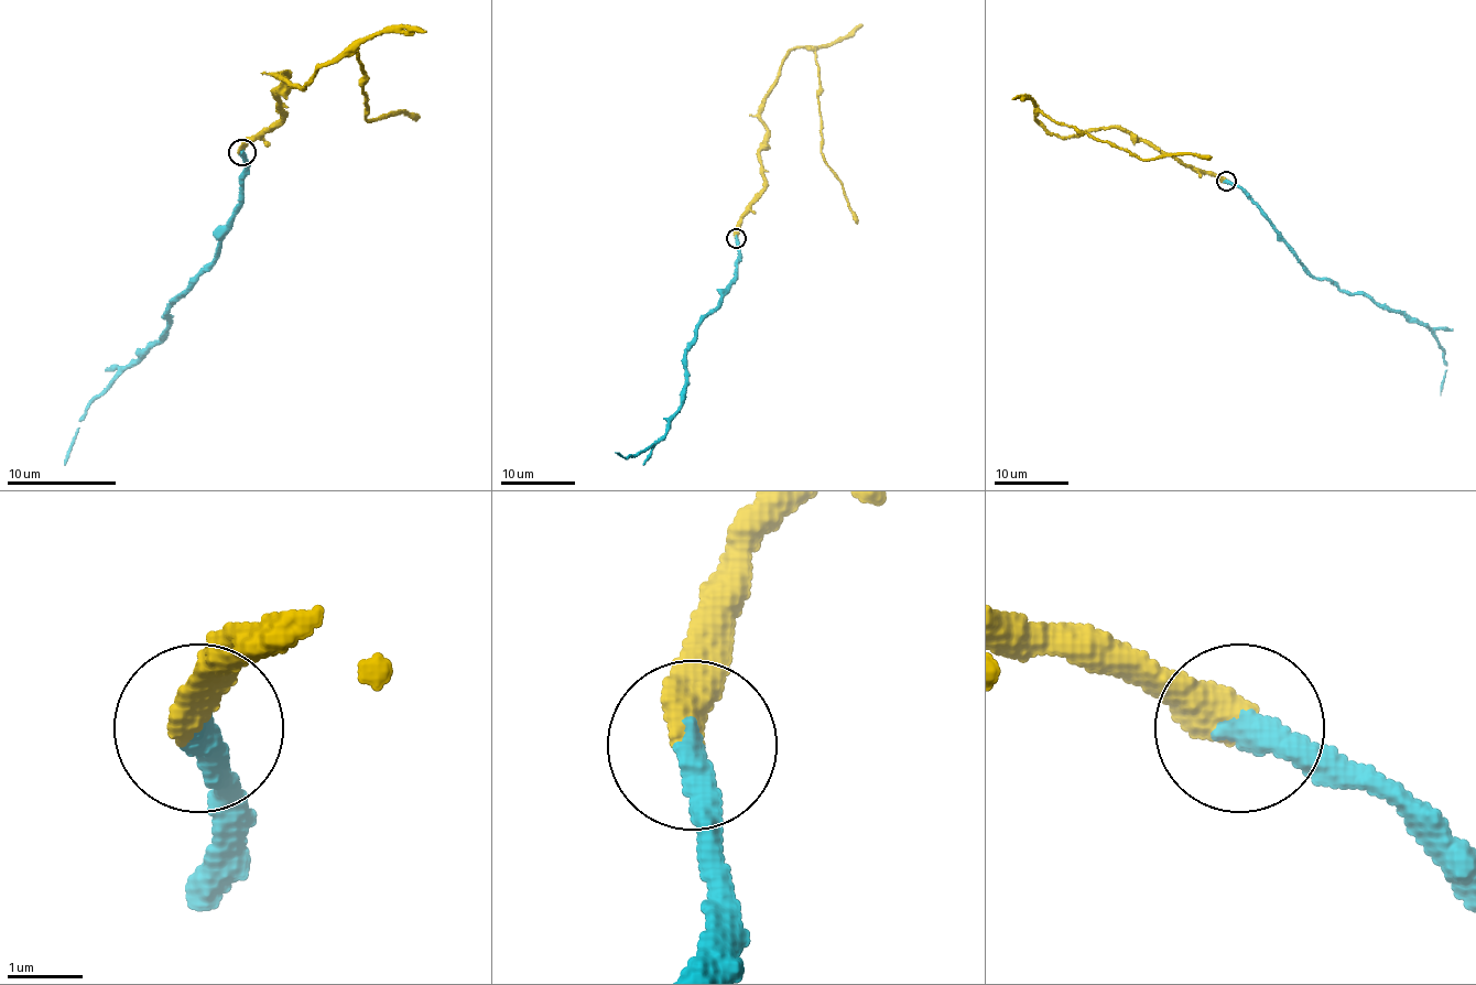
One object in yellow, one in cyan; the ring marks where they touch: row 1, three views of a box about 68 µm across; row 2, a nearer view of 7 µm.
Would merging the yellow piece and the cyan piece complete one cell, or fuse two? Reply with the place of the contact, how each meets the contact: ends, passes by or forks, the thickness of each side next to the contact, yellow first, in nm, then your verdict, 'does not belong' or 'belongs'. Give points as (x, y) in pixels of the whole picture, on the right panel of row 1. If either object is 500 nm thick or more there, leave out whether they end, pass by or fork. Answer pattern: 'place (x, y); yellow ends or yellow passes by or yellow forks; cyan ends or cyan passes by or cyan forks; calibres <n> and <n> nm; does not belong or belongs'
place (1226, 181); yellow ends; cyan ends; calibres 480 and 400 nm; does not belong

